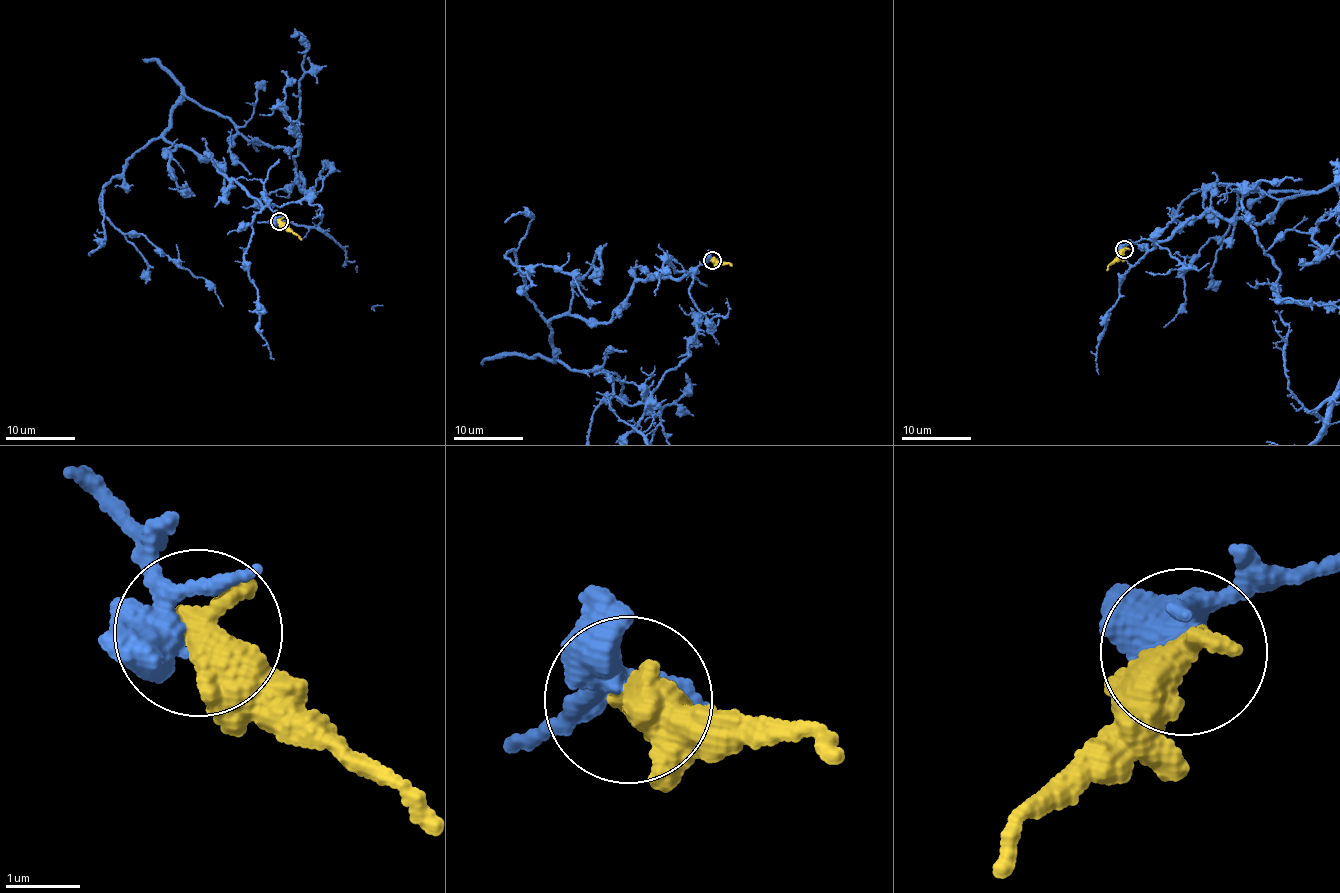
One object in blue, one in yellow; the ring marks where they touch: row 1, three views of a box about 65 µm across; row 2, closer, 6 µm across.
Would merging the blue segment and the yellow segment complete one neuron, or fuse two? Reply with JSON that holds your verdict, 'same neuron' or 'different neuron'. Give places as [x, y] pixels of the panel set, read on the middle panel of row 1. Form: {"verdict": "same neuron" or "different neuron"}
{"verdict": "different neuron"}

